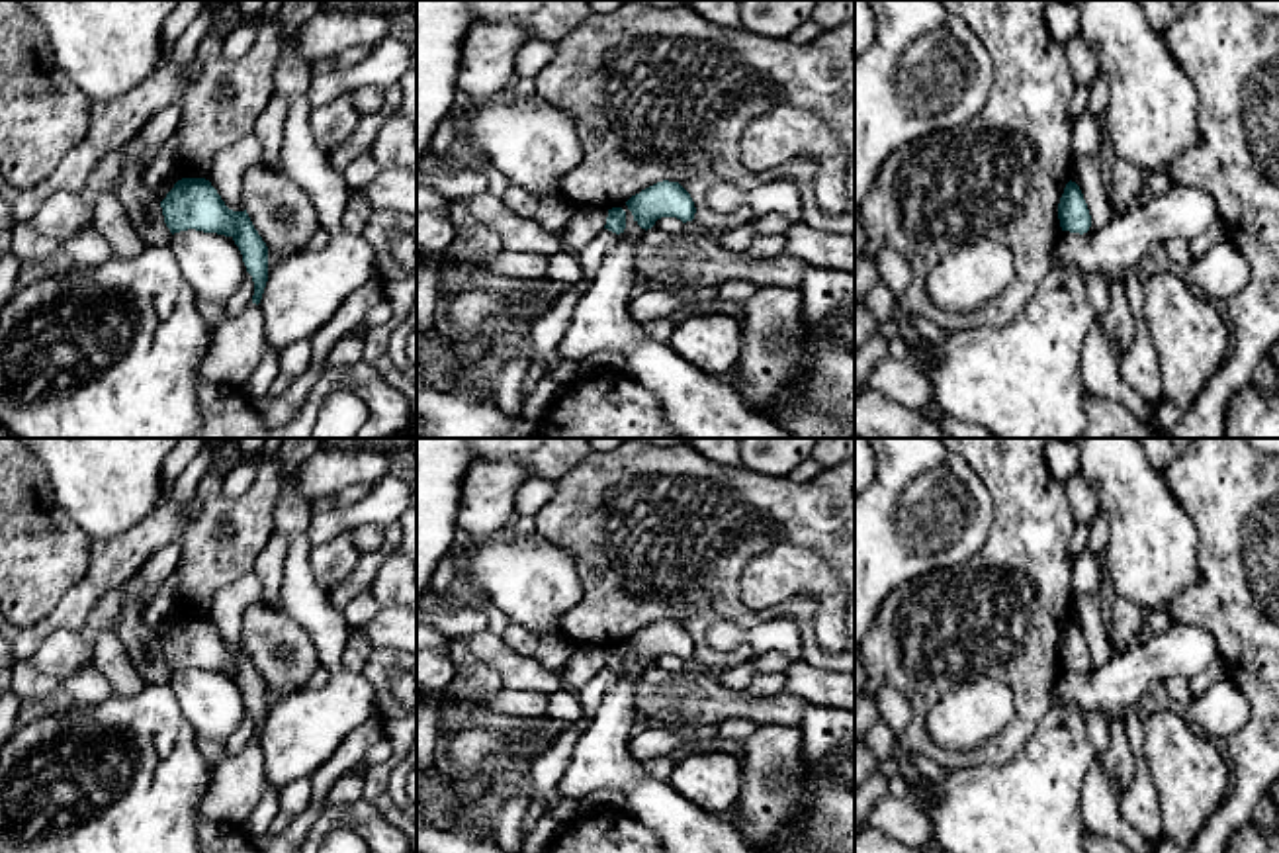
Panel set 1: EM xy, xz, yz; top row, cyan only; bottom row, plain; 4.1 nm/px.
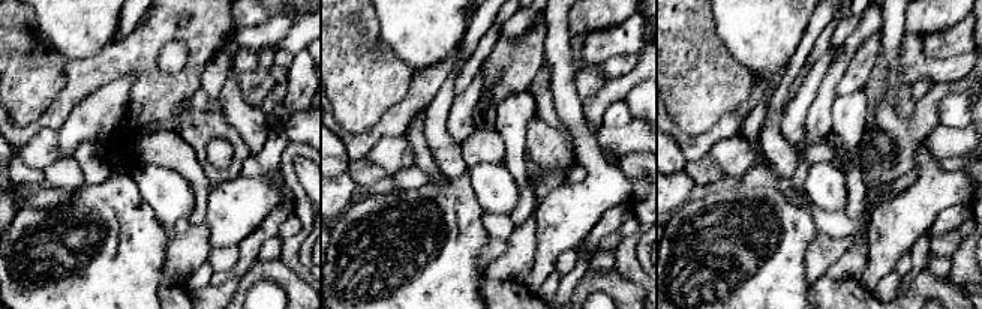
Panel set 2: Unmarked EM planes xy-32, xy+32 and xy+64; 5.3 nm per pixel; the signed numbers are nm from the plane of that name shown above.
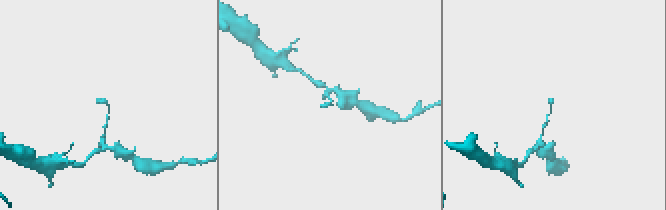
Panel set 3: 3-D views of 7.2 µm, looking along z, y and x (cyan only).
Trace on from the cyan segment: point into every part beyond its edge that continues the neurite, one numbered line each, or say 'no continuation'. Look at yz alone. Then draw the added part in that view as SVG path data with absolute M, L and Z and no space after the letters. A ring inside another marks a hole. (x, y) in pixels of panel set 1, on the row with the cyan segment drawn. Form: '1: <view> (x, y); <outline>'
no continuation

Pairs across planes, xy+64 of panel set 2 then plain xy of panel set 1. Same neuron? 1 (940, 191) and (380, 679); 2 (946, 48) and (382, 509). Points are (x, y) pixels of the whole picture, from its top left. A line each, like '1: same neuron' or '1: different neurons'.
1: different neurons
2: same neuron

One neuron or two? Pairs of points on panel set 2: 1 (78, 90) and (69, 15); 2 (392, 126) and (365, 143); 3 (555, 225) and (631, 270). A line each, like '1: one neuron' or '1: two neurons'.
1: two neurons
2: one neuron
3: two neurons

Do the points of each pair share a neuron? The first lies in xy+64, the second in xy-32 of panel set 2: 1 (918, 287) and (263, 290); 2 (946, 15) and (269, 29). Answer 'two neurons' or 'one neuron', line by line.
1: two neurons
2: two neurons

